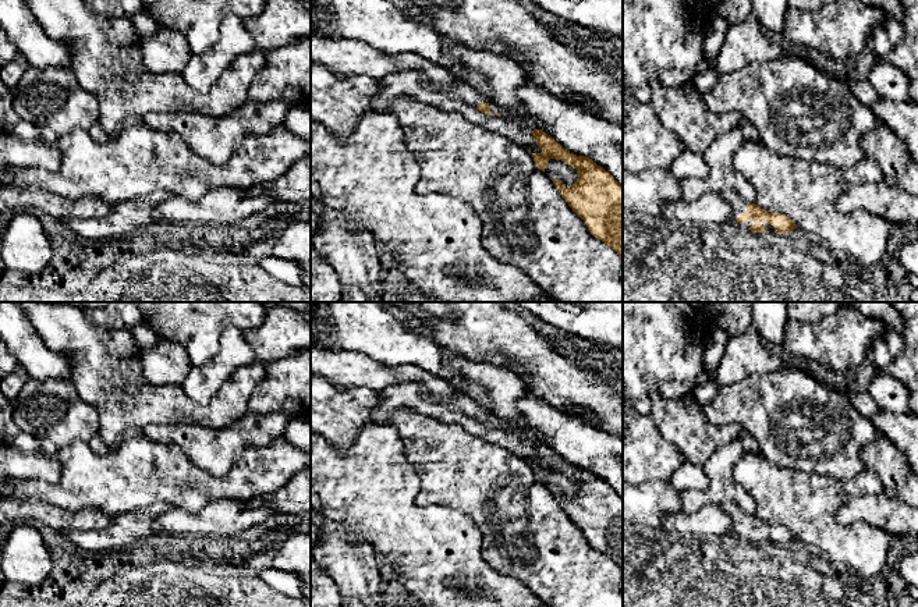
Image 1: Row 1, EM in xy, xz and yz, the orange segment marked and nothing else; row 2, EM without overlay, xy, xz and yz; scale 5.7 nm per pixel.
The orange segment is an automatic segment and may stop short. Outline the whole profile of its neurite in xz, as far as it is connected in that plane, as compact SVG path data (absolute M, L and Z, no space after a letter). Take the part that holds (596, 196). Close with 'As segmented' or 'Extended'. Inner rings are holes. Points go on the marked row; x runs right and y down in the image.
M534 129L532 138L542 152L531 155L543 173L550 159L577 170L578 178L570 187L550 180L573 212L585 221L588 231L614 249L623 265L623 187L592 159L567 152L542 129Z. As segmented

